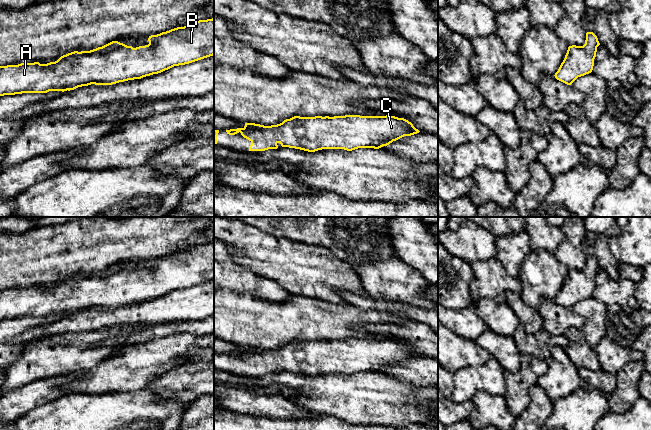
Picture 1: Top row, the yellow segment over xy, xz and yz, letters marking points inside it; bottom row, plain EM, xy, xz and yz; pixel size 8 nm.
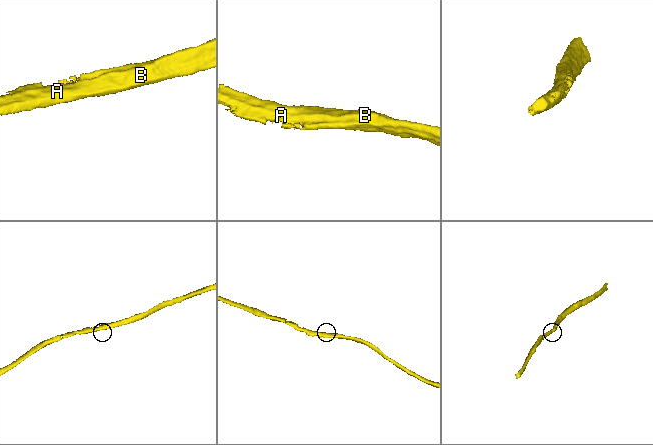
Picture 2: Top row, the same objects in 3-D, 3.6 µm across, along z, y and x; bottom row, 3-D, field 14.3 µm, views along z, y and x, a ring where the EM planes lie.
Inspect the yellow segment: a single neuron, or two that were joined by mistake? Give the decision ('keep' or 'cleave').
keep

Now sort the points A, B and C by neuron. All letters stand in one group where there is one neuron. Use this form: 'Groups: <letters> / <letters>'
Groups: A B C

